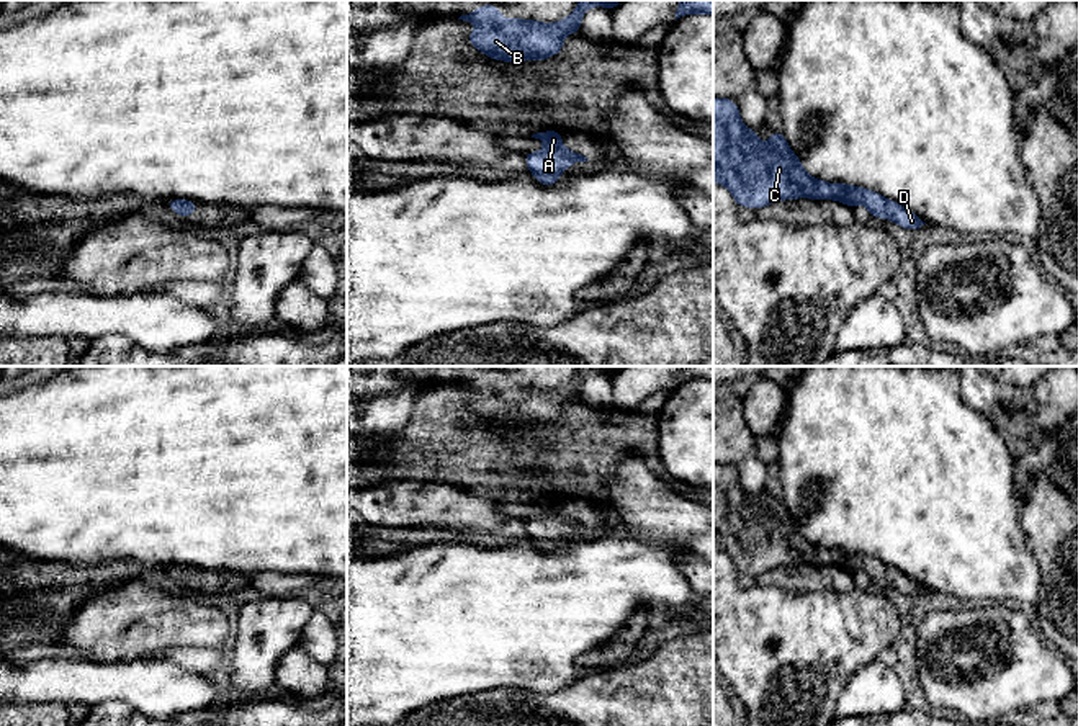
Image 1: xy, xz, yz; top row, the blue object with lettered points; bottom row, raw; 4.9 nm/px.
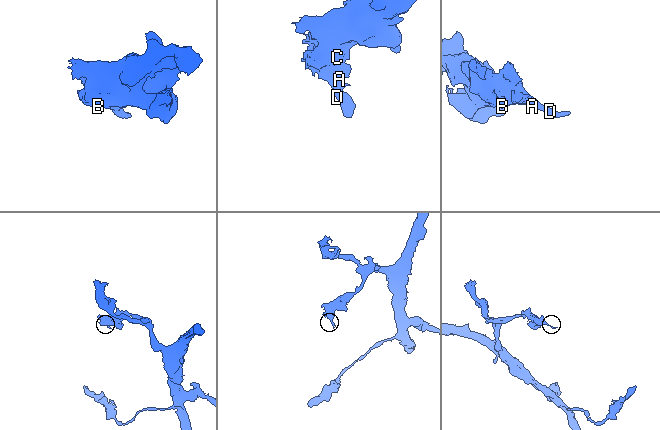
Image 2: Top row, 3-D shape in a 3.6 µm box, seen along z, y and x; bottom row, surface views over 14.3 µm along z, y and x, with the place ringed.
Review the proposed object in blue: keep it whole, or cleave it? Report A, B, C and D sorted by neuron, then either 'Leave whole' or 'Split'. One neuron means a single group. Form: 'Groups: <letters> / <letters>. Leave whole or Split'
Groups: A B C D. Leave whole

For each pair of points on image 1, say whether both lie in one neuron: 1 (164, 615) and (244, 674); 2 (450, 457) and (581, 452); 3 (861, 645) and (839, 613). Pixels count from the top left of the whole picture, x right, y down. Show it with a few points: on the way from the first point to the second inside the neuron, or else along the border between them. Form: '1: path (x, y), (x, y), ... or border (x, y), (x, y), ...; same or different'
1: border (234, 628), (226, 648); different
2: path (483, 457), (548, 457); same
3: path (853, 636), (839, 622); same

